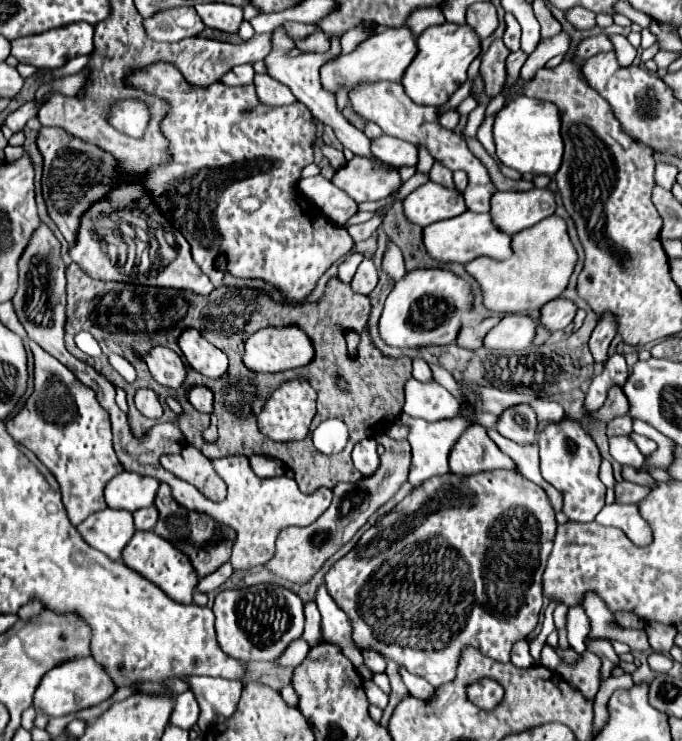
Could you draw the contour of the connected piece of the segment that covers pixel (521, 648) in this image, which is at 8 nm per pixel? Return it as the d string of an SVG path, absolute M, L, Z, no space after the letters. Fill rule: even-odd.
M520 639L520 641L514 643L510 657L512 657L512 663L514 663L516 667L528 669L528 667L534 665L534 659L532 659L530 653L528 653L528 641L526 641L526 639Z

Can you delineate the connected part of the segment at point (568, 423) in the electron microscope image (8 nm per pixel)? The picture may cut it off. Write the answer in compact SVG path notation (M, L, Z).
M562 419L560 423L548 425L540 437L540 471L542 477L554 485L562 497L564 497L564 515L570 521L578 523L590 523L598 515L598 511L604 507L604 483L598 477L600 467L600 453L598 447L590 435L590 431L580 423L578 419Z

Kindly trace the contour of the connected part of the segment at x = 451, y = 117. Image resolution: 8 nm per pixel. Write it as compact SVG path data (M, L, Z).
M456 109L444 111L444 113L440 115L440 125L442 125L444 129L454 129L454 127L458 125L458 121L460 121L460 113L458 113Z

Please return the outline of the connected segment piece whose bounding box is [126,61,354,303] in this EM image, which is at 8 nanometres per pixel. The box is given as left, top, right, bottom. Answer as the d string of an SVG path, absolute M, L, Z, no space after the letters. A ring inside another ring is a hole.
M166 61L134 69L126 75L126 85L152 93L168 103L160 131L168 139L166 153L170 155L170 161L150 167L138 177L138 183L168 223L186 237L194 261L216 287L222 287L220 269L216 267L216 259L222 255L226 261L226 273L232 277L262 279L272 283L286 301L300 303L316 289L316 283L326 269L350 253L354 241L348 231L328 223L316 206L310 206L296 193L300 171L312 163L312 141L316 137L312 115L302 103L286 107L262 105L256 97L254 85L226 87L220 81L208 87L190 85L184 75Z

